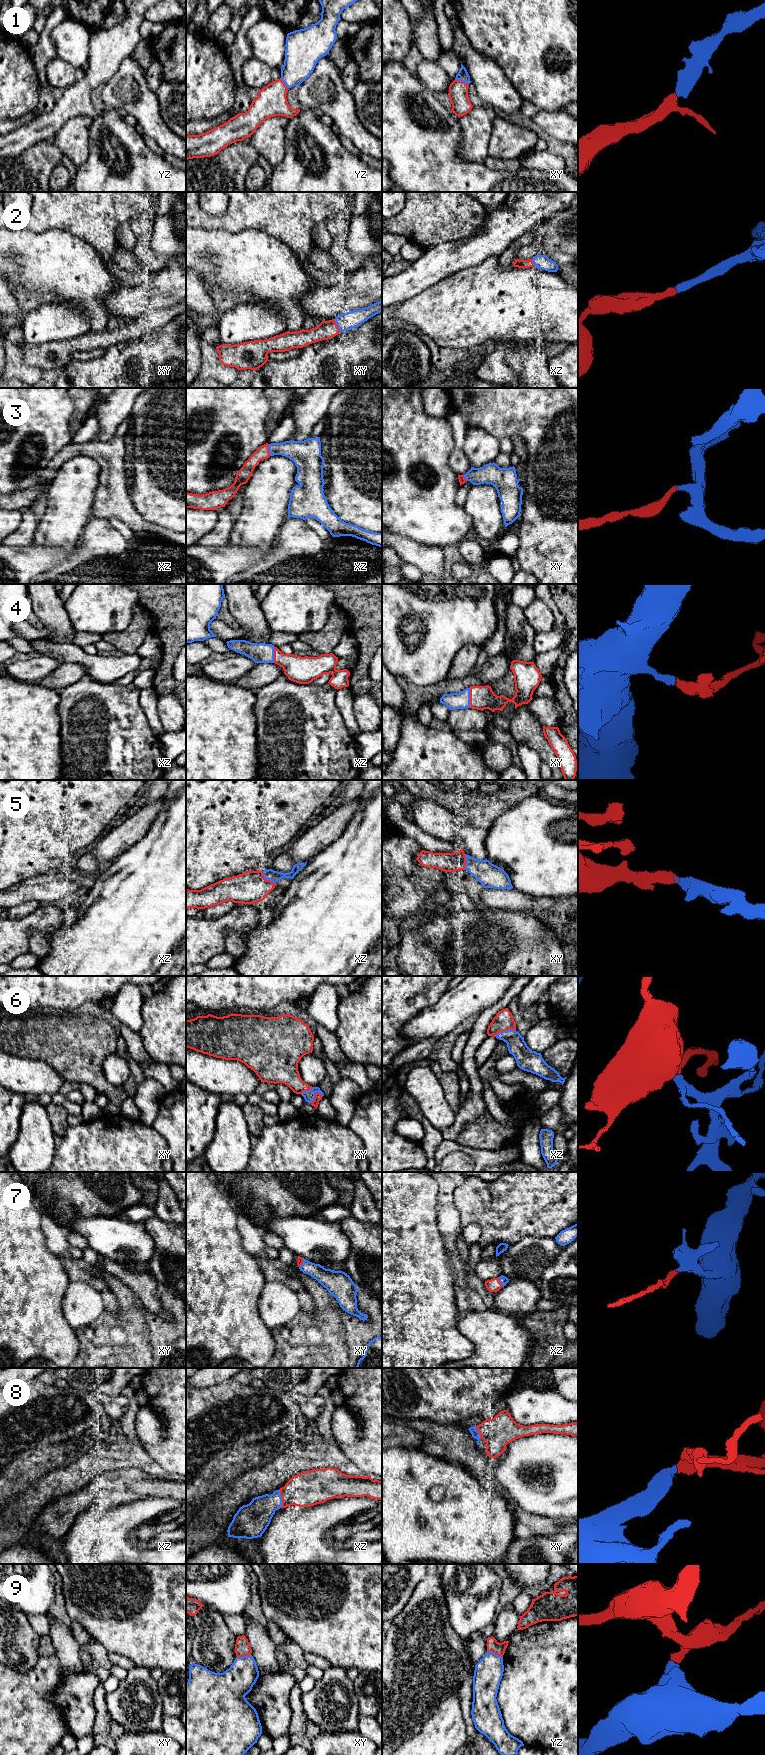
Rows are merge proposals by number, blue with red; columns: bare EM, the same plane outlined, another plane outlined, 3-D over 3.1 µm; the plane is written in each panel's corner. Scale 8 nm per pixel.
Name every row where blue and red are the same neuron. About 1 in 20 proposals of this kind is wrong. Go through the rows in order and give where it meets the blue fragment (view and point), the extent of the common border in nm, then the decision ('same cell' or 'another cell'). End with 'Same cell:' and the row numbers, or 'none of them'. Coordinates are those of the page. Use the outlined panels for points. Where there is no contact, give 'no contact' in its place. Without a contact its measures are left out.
1: meets blue in xy at (462, 81); contact 120 nm long; same cell
2: meets blue in xy at (337, 325); contact 120 nm long; same cell
3: meets blue in xz at (269, 450); contact 100 nm long; same cell
4: meets blue in xy at (469, 697); contact 170 nm long; same cell
5: meets blue in xz at (266, 879); contact 140 nm long; same cell
6: meets blue in xz at (505, 1031); contact 180 nm long; same cell
7: meets blue in xz at (500, 1282); contact 90 nm long; same cell
8: meets blue in xz at (281, 1498); contact 150 nm long; same cell
9: meets blue in yz at (494, 1653); contact 140 nm long; another cell
Same cell: 1, 2, 3, 4, 5, 6, 7, 8

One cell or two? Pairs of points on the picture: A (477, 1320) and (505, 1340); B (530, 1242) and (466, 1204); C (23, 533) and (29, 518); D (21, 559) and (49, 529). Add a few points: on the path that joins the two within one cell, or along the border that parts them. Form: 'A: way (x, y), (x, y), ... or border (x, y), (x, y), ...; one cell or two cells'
A: way (484, 1327), (498, 1338); one cell
B: border (546, 1236), (524, 1236), (509, 1245); two cells
C: way (26, 529), (29, 522); one cell
D: border (30, 545), (57, 548); two cells

